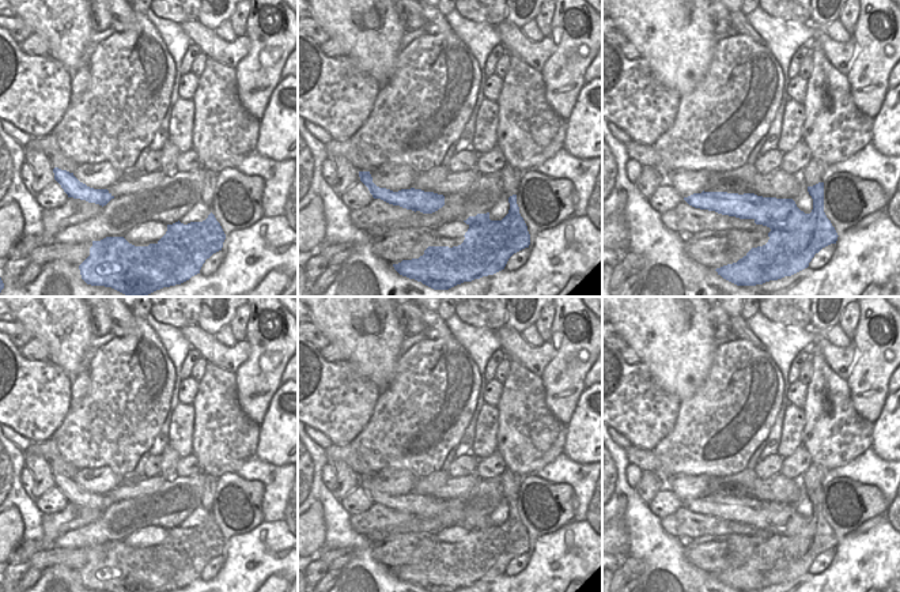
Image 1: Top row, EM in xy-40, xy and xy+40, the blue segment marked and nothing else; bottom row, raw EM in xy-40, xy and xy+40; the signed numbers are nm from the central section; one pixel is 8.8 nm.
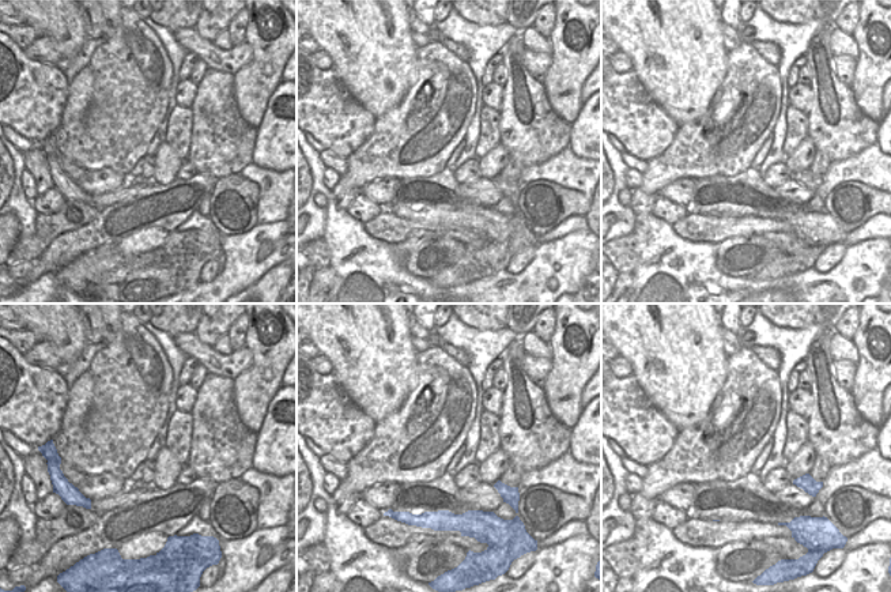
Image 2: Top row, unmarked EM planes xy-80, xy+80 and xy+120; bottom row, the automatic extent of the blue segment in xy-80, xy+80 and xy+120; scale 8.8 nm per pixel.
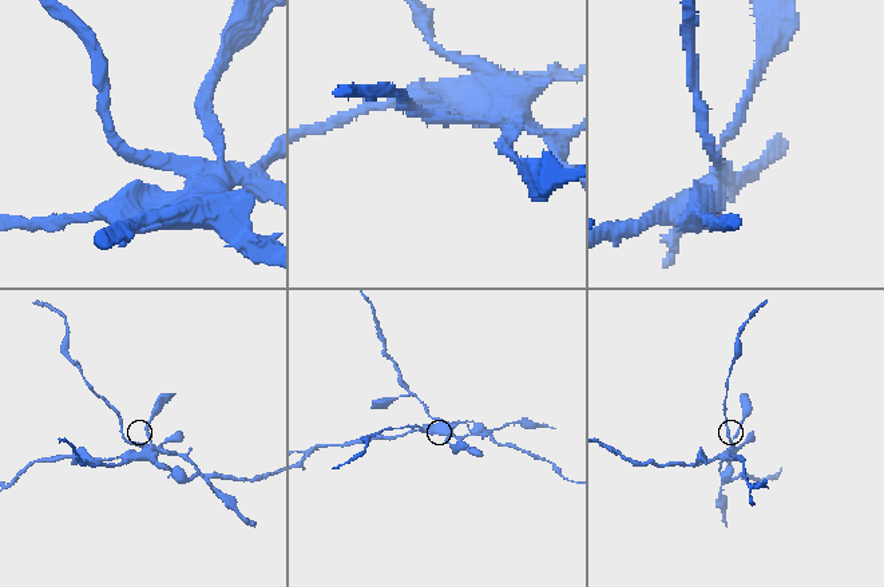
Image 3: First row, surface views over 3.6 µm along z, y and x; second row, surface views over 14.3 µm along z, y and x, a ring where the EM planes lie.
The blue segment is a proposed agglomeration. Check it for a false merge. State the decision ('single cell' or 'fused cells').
fused cells

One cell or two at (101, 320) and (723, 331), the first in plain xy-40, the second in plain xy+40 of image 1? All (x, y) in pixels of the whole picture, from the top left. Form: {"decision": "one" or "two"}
{"decision": "one"}

